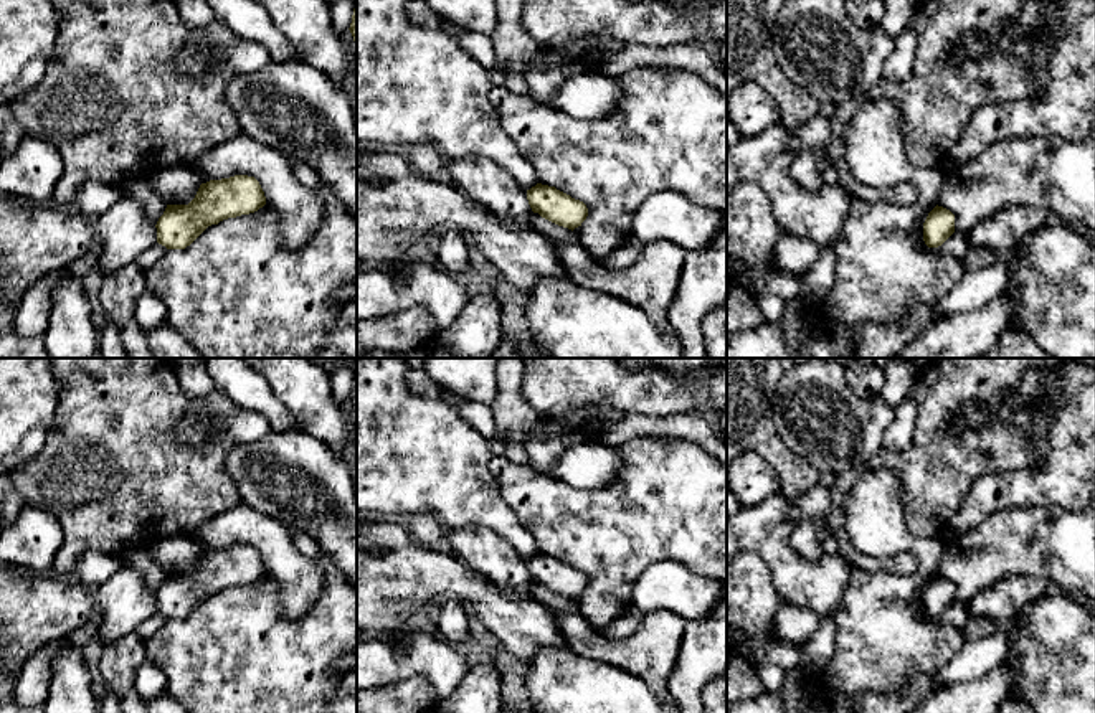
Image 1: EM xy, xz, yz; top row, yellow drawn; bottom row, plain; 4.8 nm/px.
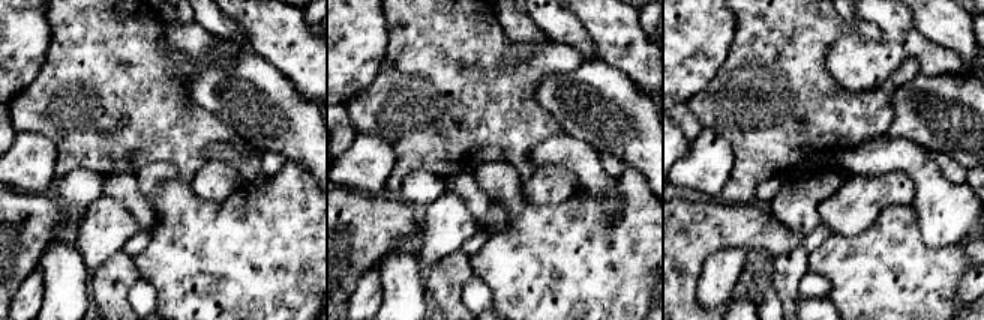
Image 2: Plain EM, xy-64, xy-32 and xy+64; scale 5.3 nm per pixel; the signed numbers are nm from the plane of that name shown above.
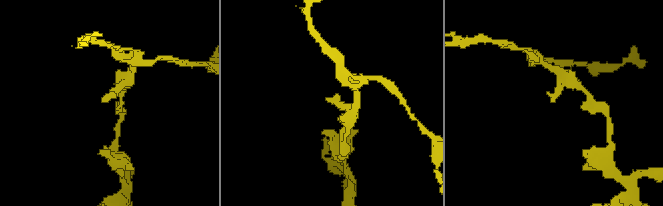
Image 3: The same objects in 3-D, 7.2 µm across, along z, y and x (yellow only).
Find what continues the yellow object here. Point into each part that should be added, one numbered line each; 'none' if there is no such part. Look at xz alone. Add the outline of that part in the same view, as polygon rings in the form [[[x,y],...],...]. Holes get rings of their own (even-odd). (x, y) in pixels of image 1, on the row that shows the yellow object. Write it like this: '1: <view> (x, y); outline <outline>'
none

